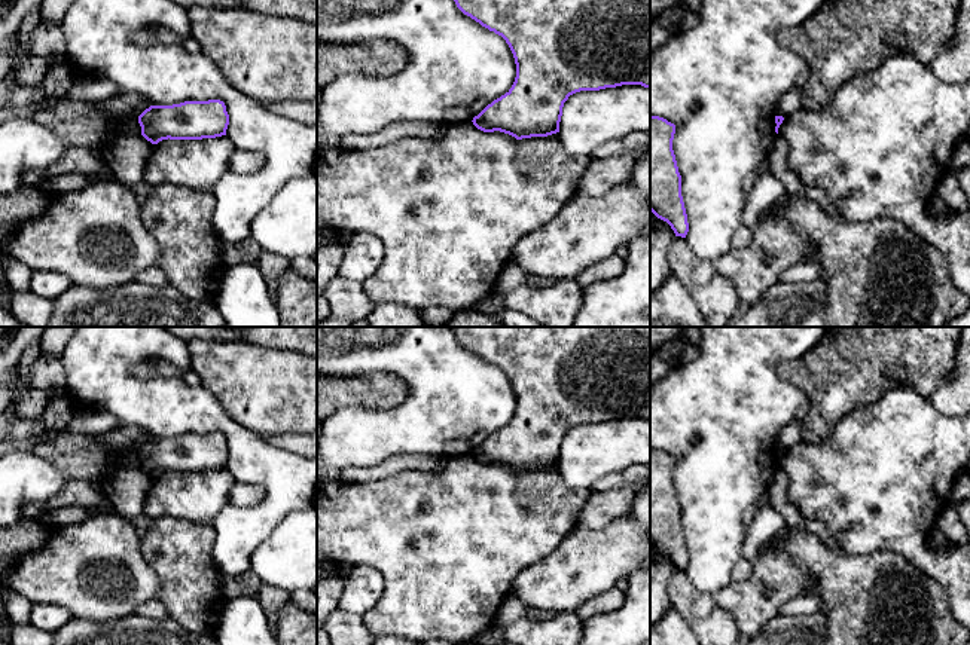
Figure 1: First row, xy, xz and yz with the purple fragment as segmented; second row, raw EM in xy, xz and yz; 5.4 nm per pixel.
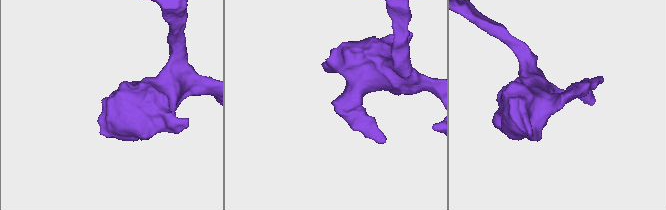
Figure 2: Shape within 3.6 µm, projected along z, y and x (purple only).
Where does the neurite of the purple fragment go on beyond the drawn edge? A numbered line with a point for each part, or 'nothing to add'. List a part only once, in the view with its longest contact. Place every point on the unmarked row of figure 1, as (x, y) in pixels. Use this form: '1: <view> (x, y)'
nothing to add

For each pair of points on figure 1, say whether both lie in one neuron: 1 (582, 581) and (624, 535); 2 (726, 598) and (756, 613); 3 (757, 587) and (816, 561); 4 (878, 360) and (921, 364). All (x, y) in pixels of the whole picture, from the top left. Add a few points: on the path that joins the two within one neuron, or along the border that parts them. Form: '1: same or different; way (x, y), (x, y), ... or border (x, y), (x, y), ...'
1: same; way (591, 569), (613, 547)
2: same; way (734, 598), (743, 599), (749, 605)
3: different; border (786, 535), (783, 550), (814, 583), (811, 593)
4: same; way (888, 360), (911, 360)

